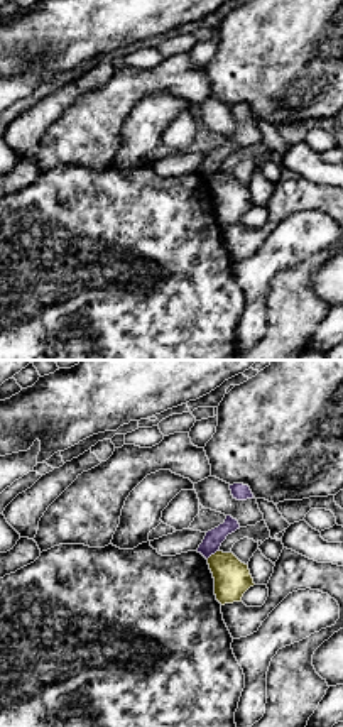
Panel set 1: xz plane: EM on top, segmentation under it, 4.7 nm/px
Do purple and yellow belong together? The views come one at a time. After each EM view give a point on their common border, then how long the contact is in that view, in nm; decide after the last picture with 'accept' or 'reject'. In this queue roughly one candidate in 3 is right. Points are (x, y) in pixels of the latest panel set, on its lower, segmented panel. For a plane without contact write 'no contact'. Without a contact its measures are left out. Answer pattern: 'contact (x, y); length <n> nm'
contact (212, 553); length 80 nm

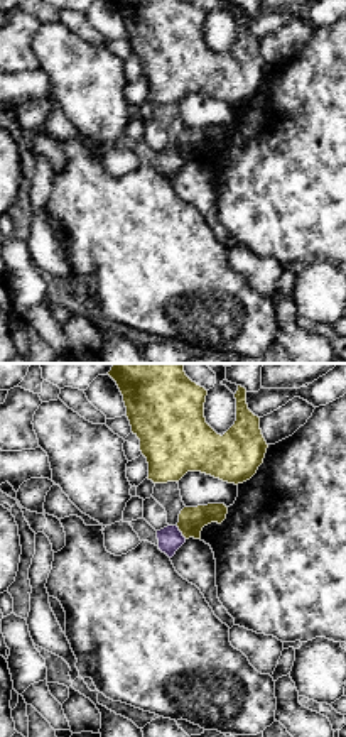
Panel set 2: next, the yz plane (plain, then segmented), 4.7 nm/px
contact (181, 533); length 80 nm

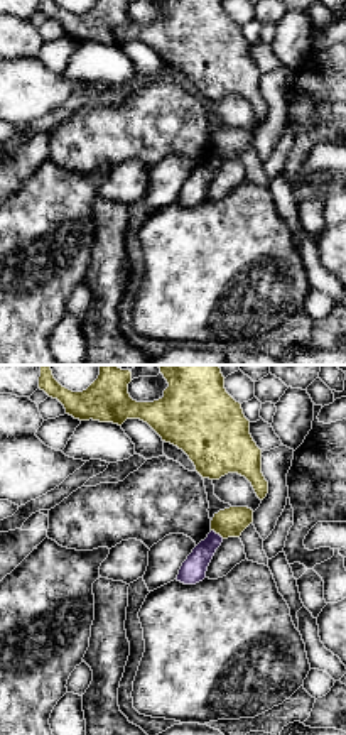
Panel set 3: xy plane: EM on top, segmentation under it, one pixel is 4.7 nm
contact (218, 534); length 80 nm

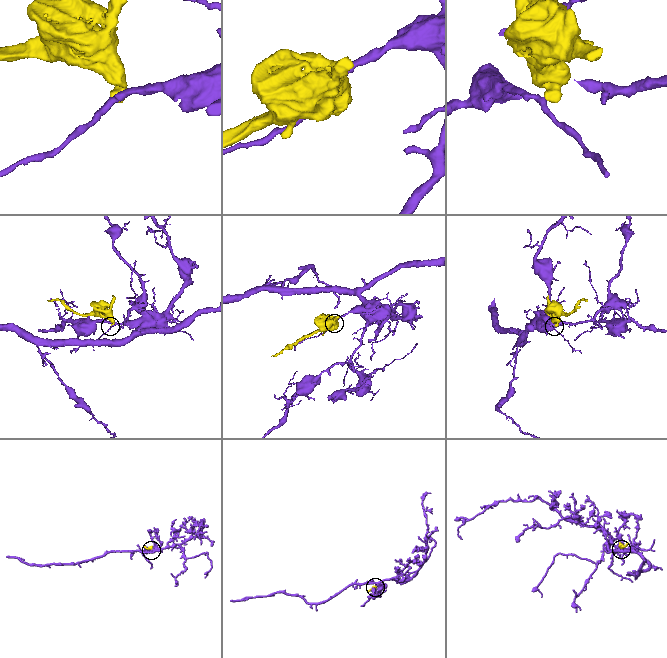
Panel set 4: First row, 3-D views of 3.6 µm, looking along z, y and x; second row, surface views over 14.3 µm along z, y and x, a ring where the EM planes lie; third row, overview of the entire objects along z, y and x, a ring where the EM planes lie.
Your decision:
reject

